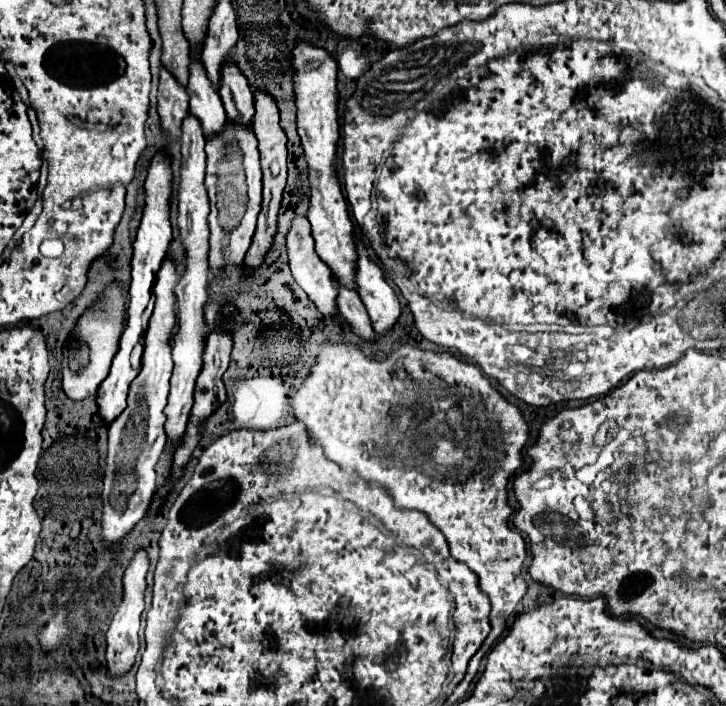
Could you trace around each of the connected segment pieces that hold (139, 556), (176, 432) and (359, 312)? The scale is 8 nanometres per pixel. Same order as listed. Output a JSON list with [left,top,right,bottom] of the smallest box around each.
[[106,549,148,679],[166,115,208,443],[334,279,378,341]]

